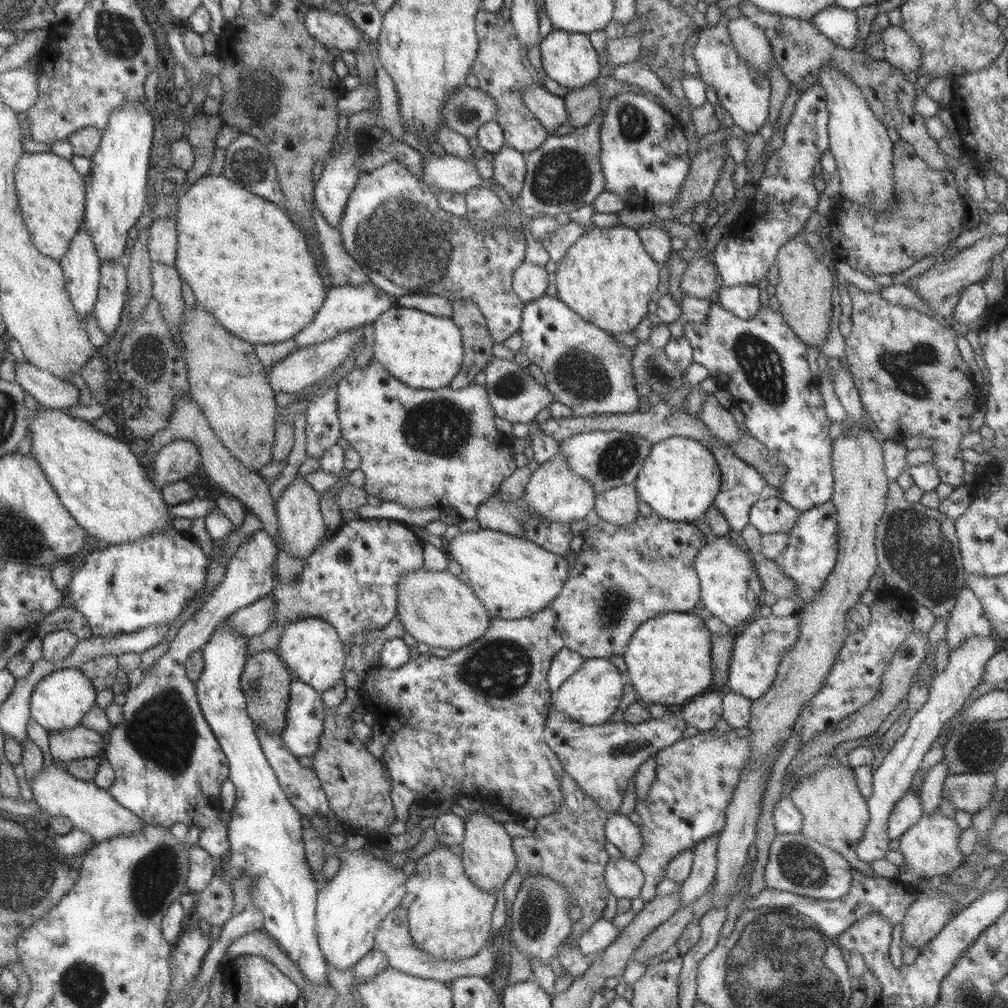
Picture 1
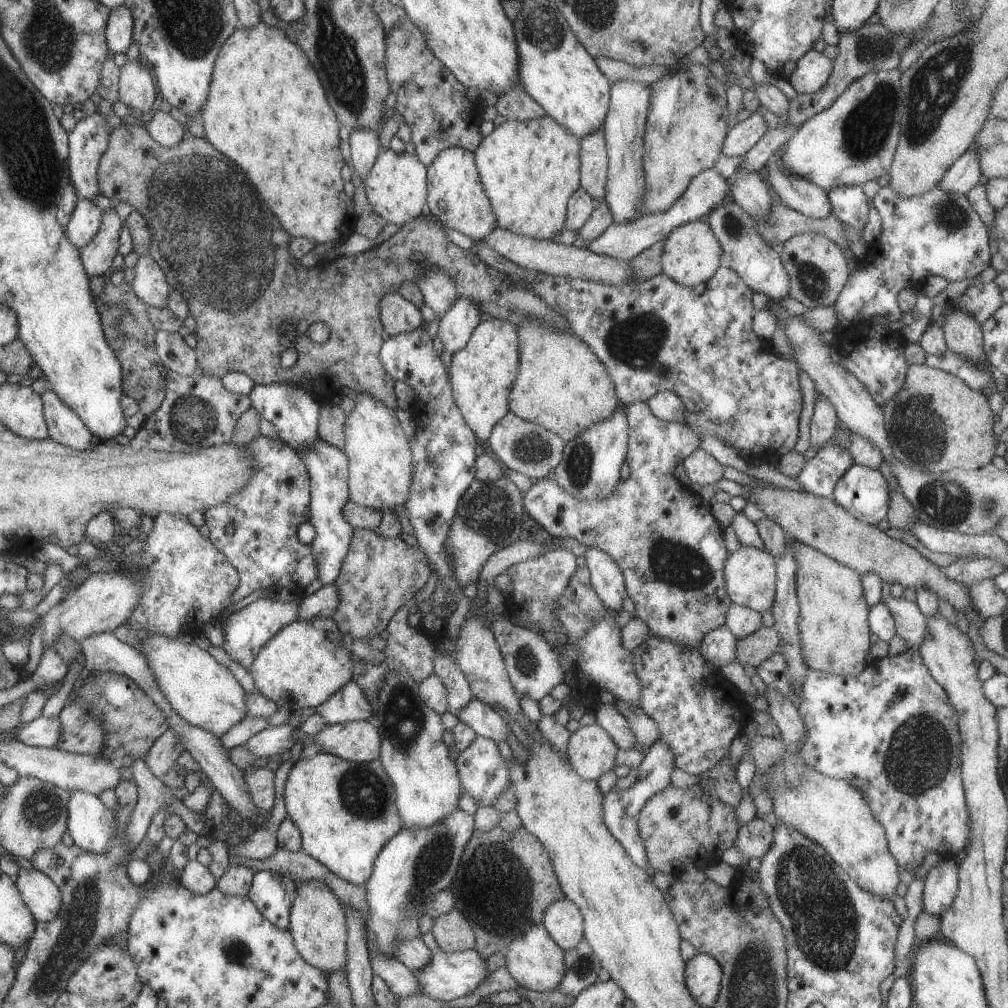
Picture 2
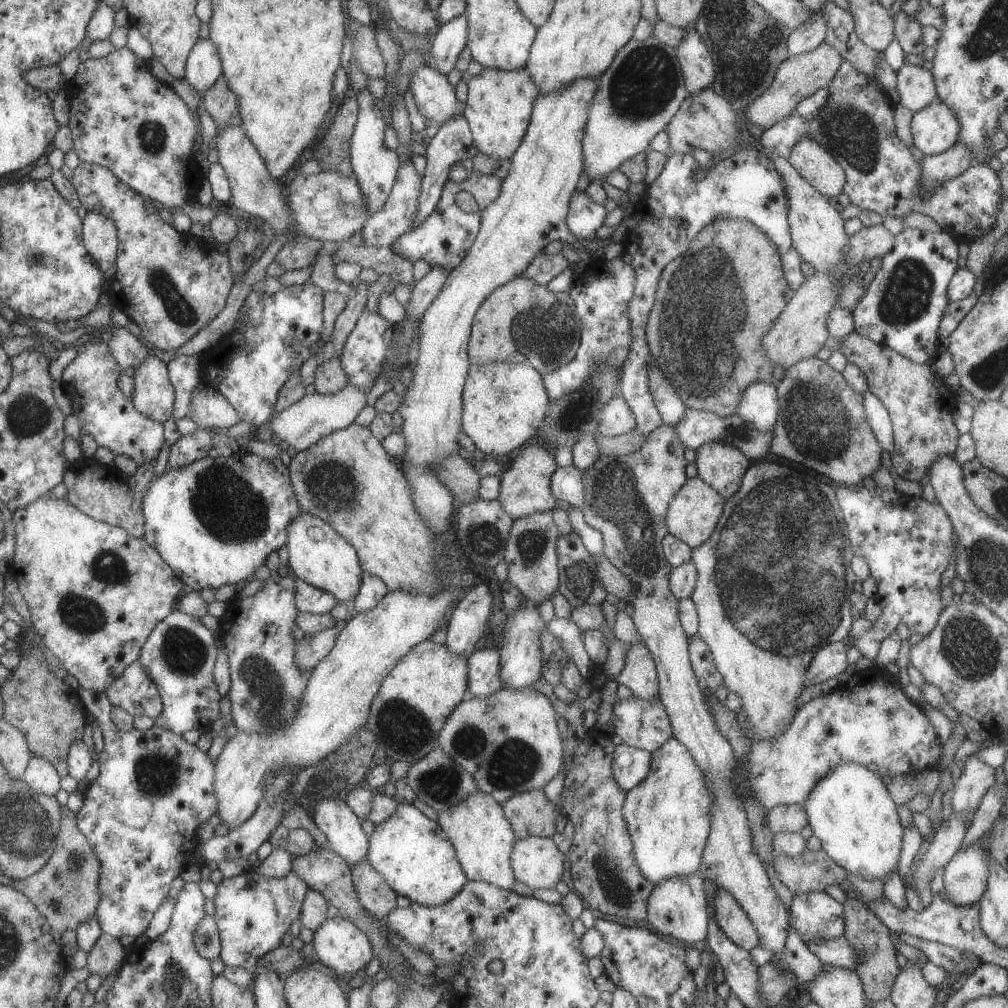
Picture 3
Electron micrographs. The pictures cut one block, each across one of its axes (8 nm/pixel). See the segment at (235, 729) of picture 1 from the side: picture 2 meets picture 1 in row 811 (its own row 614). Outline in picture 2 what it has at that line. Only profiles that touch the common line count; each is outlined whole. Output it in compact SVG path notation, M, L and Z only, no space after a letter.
M259 598L247 606L232 612L222 622L223 643L220 646L233 662L239 664L245 670L251 666L253 658L257 656L257 652L263 648L263 644L267 644L269 638L273 638L275 634L297 620L297 604L282 603L277 600Z

